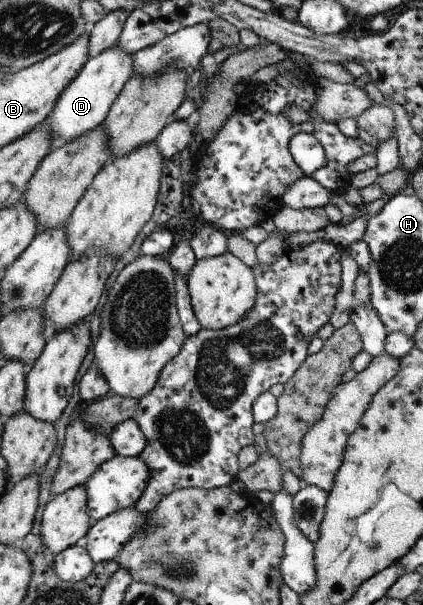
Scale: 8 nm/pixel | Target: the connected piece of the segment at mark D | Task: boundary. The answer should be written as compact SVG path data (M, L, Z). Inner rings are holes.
M119 45L106 48L100 55L94 56L80 70L80 74L60 94L56 106L48 114L45 122L52 130L52 144L62 145L88 133L101 125L107 118L116 98L123 92L128 78L133 75L134 60L132 53L124 51Z

